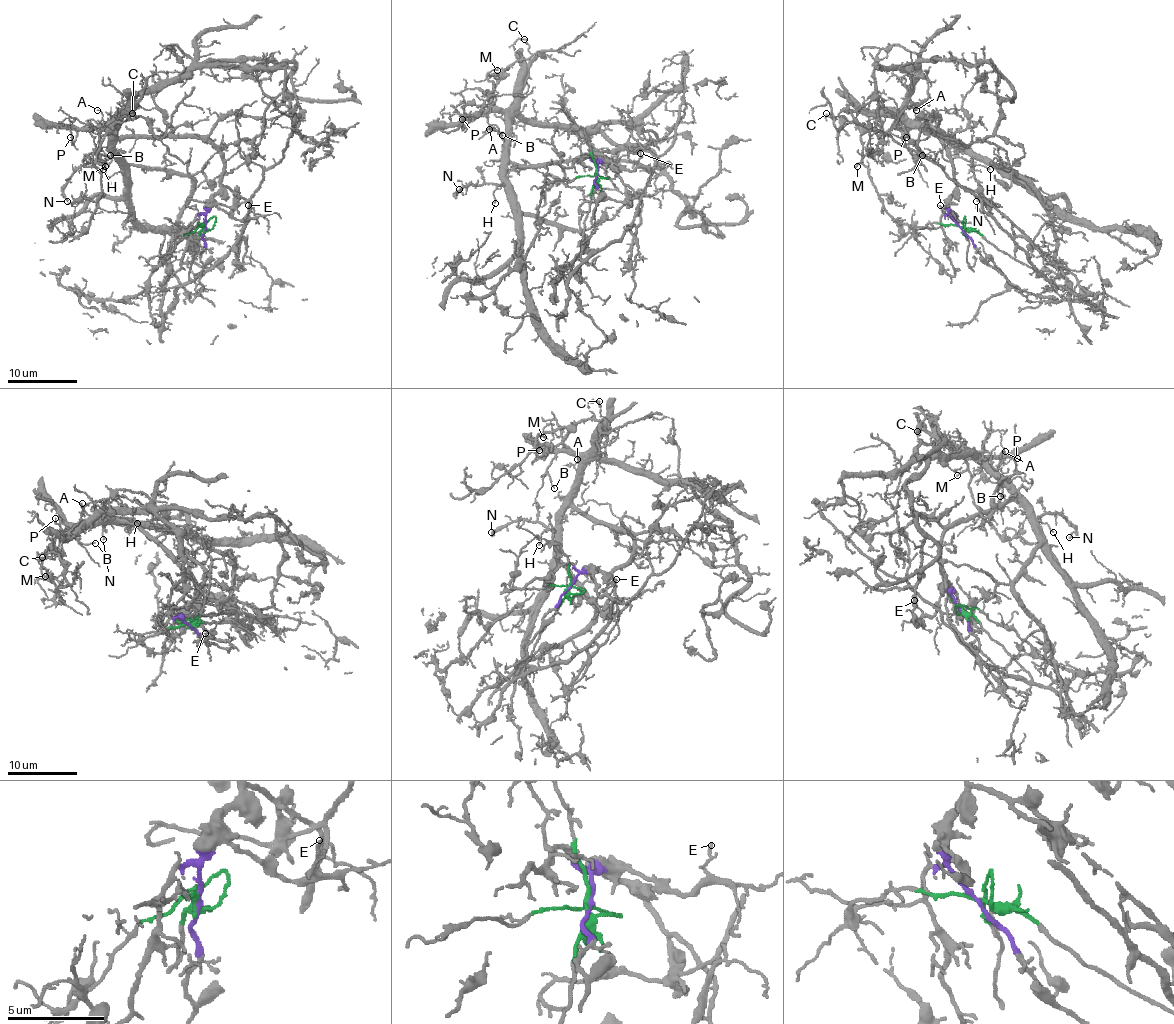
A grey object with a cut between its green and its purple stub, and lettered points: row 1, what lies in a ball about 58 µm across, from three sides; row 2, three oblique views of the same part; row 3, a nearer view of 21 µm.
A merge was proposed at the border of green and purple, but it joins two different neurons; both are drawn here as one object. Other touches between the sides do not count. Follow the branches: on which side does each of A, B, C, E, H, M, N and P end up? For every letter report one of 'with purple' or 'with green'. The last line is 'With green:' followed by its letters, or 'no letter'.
A: with purple
B: with purple
C: with purple
E: with purple
H: with purple
M: with purple
N: with purple
P: with purple
With green: no letter

